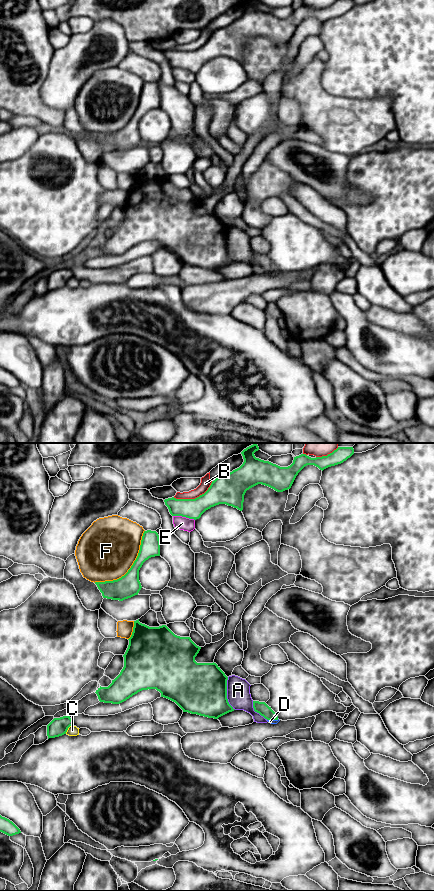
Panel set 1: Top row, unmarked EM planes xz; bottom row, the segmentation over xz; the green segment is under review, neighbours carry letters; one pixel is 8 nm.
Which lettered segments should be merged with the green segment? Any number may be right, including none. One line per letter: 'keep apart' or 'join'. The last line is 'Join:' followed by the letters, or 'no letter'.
A: keep apart
B: keep apart
C: keep apart
D: keep apart
E: keep apart
F: keep apart
Join: no letter

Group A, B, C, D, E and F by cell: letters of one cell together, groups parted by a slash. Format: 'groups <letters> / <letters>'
groups A D / B / C / E / F

